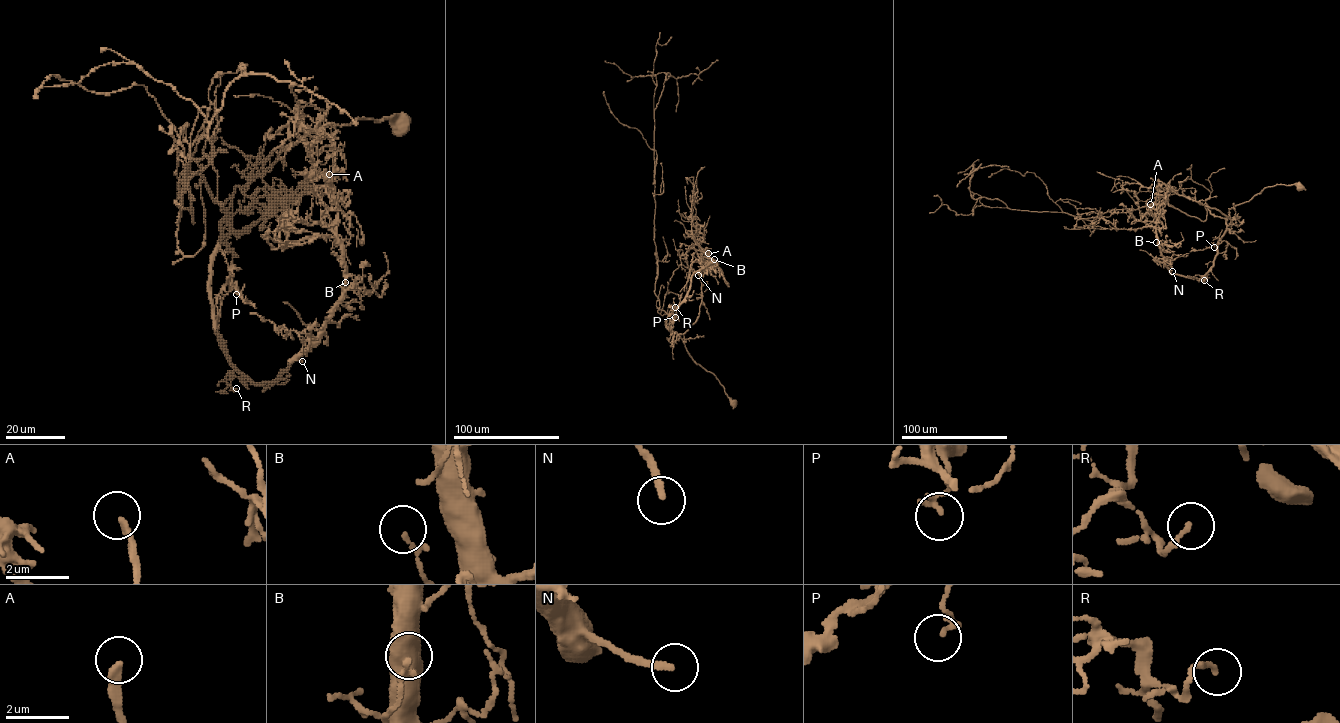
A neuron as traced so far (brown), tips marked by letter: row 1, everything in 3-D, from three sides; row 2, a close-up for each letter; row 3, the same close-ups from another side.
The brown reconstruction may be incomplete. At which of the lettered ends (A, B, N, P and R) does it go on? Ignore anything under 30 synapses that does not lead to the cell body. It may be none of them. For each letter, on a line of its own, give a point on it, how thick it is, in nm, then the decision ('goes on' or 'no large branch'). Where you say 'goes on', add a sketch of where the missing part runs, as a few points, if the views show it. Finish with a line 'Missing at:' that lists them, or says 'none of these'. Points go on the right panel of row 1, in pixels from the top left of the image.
A: at (1150, 204); 220 nm thick; goes on; missing branch runs (1150, 204), (1147, 193), (1152, 190)
B: at (1156, 242); 100 nm thick; no large branch
N: at (1172, 271); 220 nm thick; goes on; missing branch runs (1172, 271), (1191, 275)
P: at (1214, 247); 170 nm thick; no large branch
R: at (1204, 280); 170 nm thick; no large branch
Missing at: A, N

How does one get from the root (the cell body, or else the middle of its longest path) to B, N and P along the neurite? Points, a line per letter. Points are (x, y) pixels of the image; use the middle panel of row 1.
B: (733, 402), (716, 376), (693, 360), (681, 338), (669, 329), (665, 322), (682, 302), (692, 275), (714, 259)
N: (733, 402), (716, 376), (693, 360), (681, 337), (666, 325), (689, 290), (692, 275), (698, 275)
P: (733, 402), (716, 376), (693, 360), (677, 333), (667, 327), (666, 320), (666, 328), (671, 330), (675, 317)

